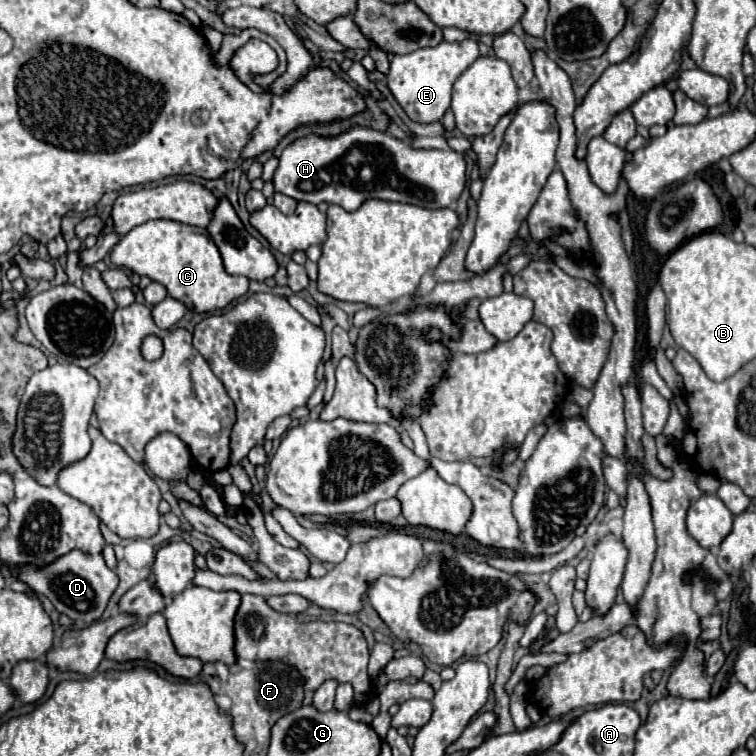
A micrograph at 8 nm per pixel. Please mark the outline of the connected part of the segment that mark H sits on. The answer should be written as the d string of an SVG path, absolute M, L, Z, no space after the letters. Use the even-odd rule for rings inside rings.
M350 126L338 136L308 134L280 154L274 188L298 202L328 202L354 212L368 198L404 202L422 208L448 208L466 186L466 162L460 152L414 148L386 132Z

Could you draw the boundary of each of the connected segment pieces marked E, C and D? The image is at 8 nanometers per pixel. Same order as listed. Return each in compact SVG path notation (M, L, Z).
M468 36L462 42L440 42L426 50L416 50L414 54L394 56L388 72L388 88L404 108L404 112L422 124L438 122L450 108L450 92L454 80L478 58L478 40Z
M148 220L130 230L112 250L110 262L166 286L168 294L194 312L212 312L228 306L248 292L246 276L232 276L224 270L220 252L206 230L174 220Z
M70 550L70 554L64 554L50 566L30 566L30 570L16 570L16 574L36 594L48 598L60 614L66 614L74 622L82 624L92 624L102 616L118 586L118 576L106 566L102 554L82 554L82 550Z

